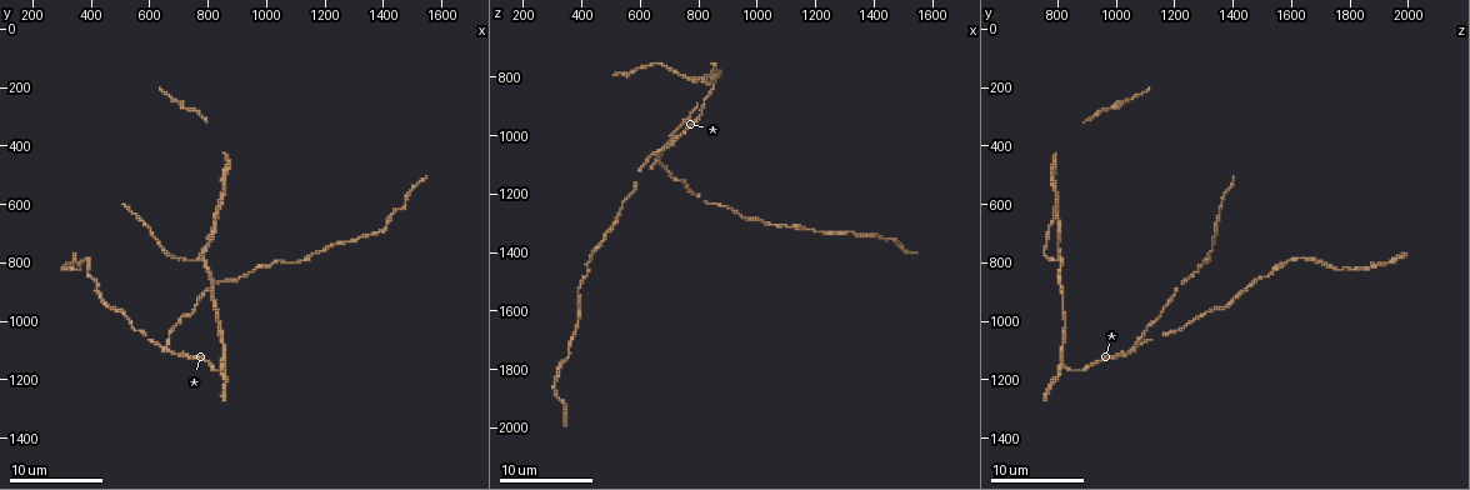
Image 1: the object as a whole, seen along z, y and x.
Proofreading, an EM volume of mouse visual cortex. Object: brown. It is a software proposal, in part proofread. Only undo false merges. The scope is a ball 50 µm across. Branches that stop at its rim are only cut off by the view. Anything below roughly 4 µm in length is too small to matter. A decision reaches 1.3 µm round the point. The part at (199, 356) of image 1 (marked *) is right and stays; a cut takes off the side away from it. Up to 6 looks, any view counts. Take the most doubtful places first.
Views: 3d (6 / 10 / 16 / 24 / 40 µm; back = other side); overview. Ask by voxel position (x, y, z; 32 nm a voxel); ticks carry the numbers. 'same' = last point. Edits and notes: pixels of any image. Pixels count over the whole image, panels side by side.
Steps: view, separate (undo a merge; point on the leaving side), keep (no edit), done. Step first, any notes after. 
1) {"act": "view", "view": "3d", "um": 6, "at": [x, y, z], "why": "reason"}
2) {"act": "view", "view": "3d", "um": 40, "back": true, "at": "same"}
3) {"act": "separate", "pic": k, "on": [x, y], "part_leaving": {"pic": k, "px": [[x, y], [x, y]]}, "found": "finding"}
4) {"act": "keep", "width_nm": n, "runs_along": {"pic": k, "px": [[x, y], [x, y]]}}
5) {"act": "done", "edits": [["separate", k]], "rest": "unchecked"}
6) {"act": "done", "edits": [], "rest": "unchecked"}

{"act": "view", "view": "3d", "um": 10, "at": [760, 780, 810], "why": "branch point"}

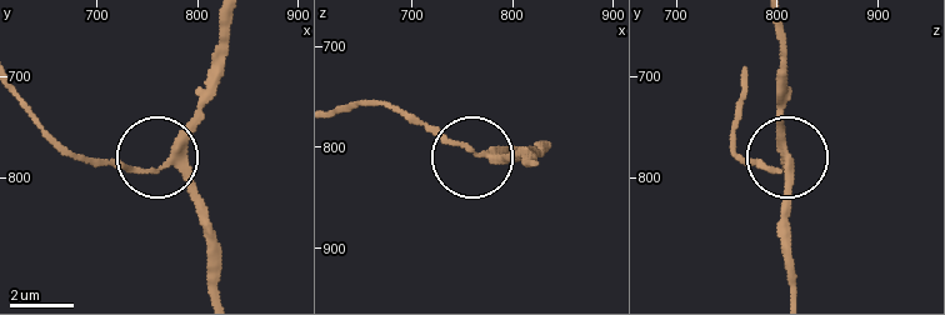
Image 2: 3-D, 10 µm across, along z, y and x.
{"act": "view", "view": "3d", "um": 6, "at": [768, 782, 804]}

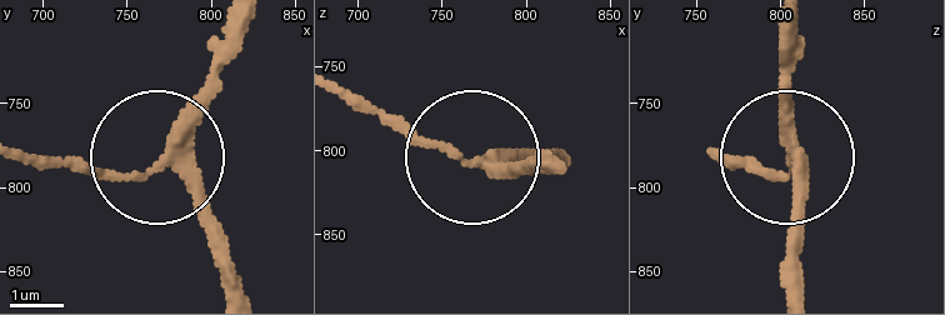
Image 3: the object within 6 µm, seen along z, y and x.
{"act": "keep", "runs_along": {"pic": 3, "px": [[546, 168], [451, 154], [344, 100]]}, "found": "one neuron here"}

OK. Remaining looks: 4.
{"act": "view", "view": "3d", "um": 6, "at": [860, 1170, 840]}

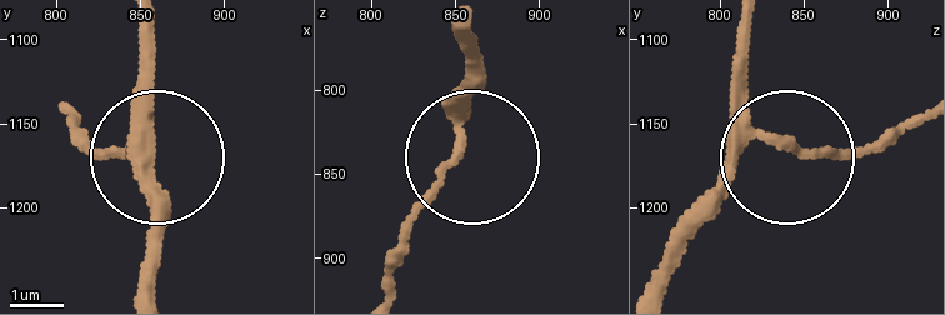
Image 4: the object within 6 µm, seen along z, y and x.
{"act": "keep", "found": "continuous, no second neuron"}

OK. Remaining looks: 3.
{"act": "view", "view": "3d", "um": 10, "at": [660, 1090, 1060], "why": "arms part here"}

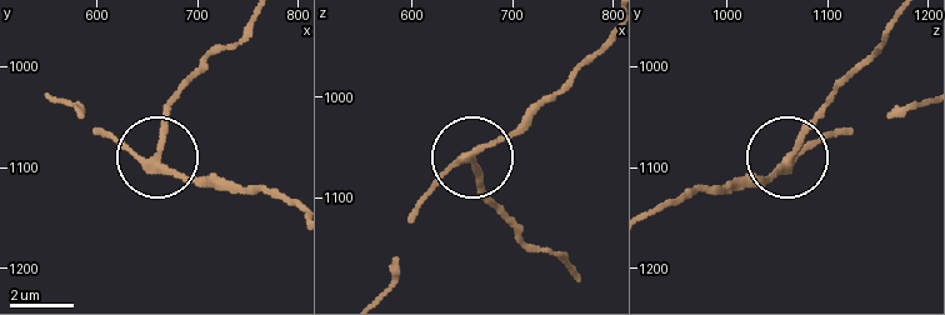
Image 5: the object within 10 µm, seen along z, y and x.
{"act": "view", "view": "3d", "um": 6, "at": [652, 1090, 1062]}

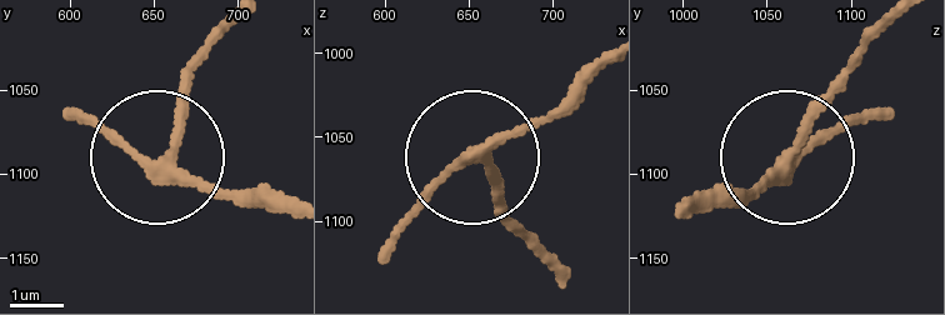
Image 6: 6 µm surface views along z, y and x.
{"act": "keep", "runs_along": {"pic": 6, "px": [[291, 208], [198, 189], [68, 118]]}, "found": "continuous, no second neuron"}

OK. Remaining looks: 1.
{"act": "done", "edits": [], "rest": "unchecked"}

